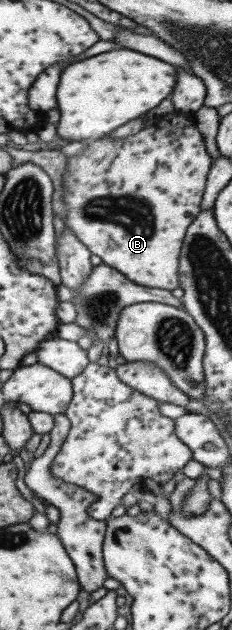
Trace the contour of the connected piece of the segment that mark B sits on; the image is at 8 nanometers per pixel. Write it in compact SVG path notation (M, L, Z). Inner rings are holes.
M172 112L164 115L153 125L143 126L136 134L130 134L126 138L100 138L96 142L88 142L88 146L77 155L66 158L66 172L62 174L62 202L66 207L66 214L62 216L66 228L70 229L82 245L94 256L102 261L102 264L108 266L118 273L122 274L127 280L146 286L149 288L160 288L161 290L172 291L179 287L178 270L179 255L182 247L188 225L199 213L199 204L206 182L206 175L210 169L210 155L206 154L202 134L196 128L193 115L186 113Z

